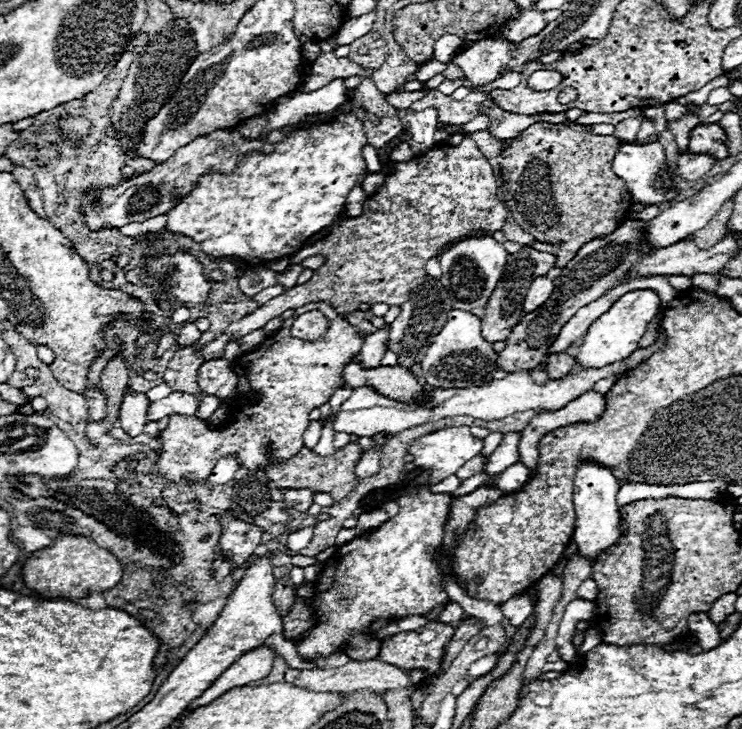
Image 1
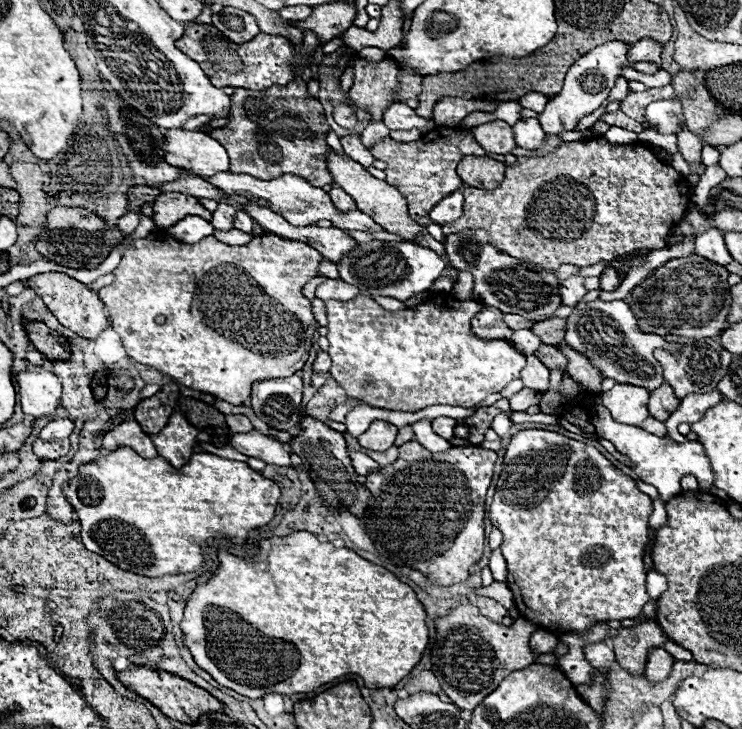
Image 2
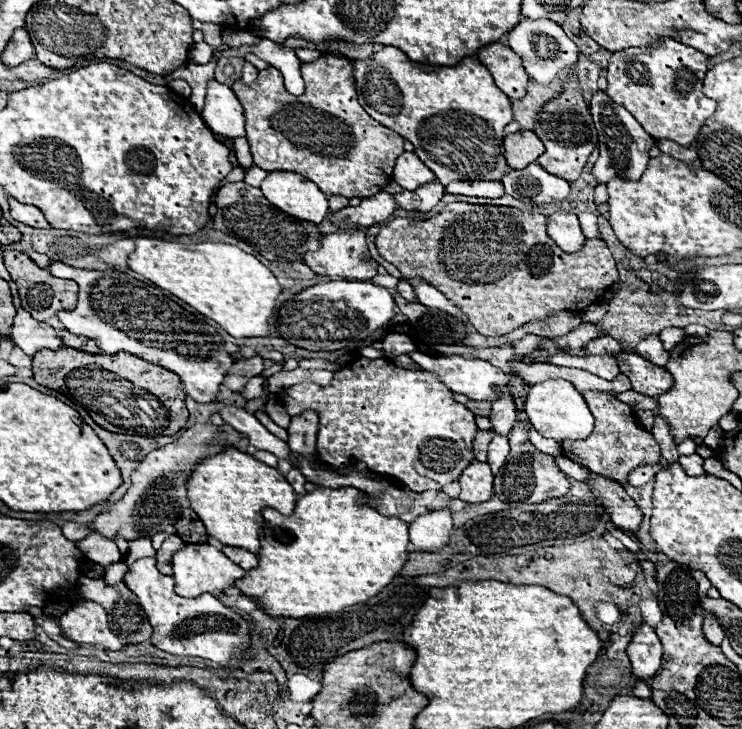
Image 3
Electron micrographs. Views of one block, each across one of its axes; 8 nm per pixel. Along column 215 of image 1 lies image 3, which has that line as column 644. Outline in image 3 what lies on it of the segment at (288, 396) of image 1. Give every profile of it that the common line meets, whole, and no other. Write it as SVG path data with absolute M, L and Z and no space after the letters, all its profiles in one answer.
M582 392L586 404L592 408L596 418L594 432L584 440L562 440L562 452L570 460L602 474L610 480L620 482L624 488L628 486L628 474L642 464L658 464L660 462L660 446L656 444L654 436L642 430L642 424L634 410L624 402L616 400L612 394L604 392Z

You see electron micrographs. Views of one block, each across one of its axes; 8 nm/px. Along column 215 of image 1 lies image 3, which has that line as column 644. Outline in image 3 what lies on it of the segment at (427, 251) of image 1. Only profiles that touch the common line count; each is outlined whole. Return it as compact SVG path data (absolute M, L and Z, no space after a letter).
M658 334L646 336L646 338L638 344L636 354L640 354L642 358L646 358L646 360L650 360L652 364L658 364L658 366L666 366L666 362L670 360L670 354L662 348L662 342L660 342Z

